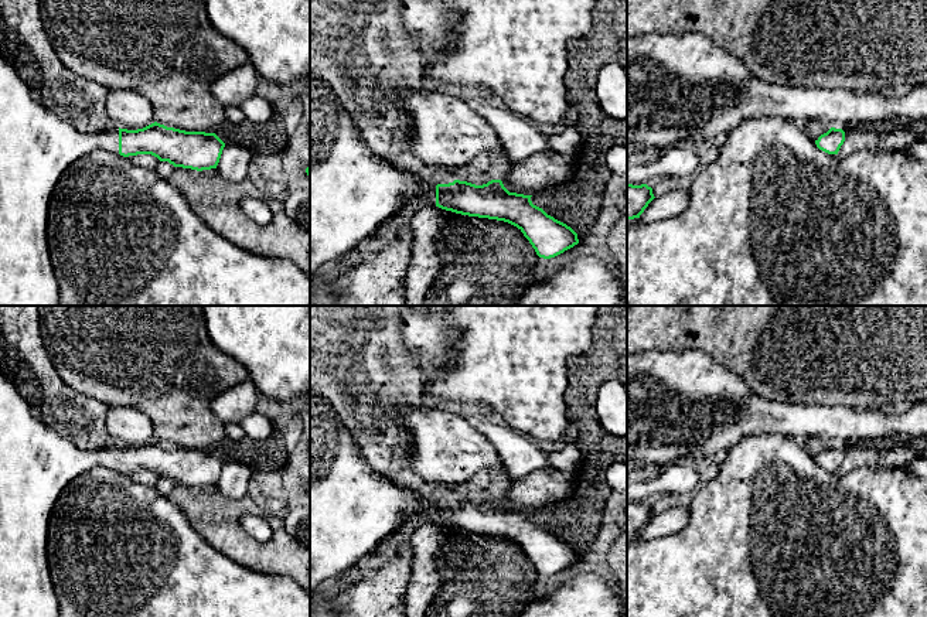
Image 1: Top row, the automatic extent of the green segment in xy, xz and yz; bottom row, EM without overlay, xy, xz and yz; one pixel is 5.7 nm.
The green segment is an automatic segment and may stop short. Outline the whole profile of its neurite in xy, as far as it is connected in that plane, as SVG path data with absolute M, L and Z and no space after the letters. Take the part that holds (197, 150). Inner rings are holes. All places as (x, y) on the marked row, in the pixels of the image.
M0 52L0 306L59 306L47 242L54 188L65 170L93 150L123 157L151 154L174 167L217 168L225 143L215 133L185 132L157 122L137 130L82 133L51 113Z

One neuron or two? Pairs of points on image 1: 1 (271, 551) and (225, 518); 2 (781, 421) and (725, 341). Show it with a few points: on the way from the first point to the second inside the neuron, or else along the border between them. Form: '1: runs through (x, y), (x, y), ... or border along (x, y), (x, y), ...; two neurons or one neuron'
1: runs through (258, 551), (252, 551), (232, 531); one neuron
2: border along (739, 378), (759, 395), (798, 405); two neurons

